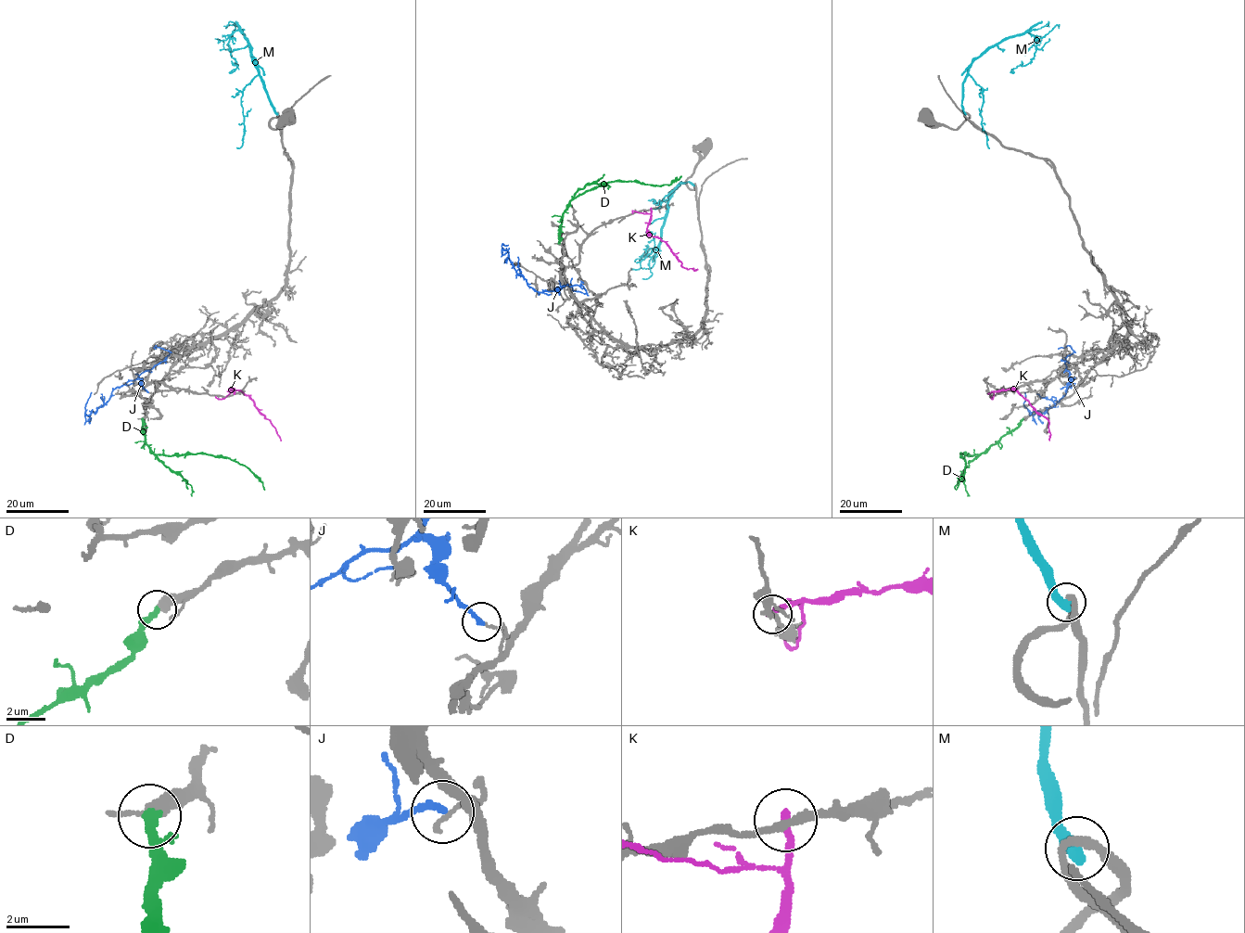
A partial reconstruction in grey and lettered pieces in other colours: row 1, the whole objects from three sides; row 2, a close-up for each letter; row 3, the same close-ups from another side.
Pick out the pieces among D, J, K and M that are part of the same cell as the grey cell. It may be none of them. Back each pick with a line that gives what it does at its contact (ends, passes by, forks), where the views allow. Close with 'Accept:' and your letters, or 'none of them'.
D: it ends
Accept: D

